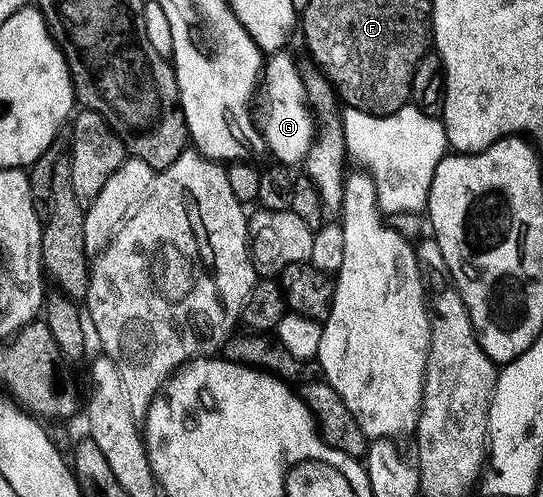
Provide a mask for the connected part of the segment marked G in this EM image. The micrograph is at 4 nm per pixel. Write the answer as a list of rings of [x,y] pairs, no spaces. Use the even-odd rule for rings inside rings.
[[[287,53],[271,54],[265,60],[260,76],[260,102],[256,107],[256,122],[266,143],[266,150],[282,165],[301,164],[316,138],[316,116],[306,102],[303,72]],[[262,99],[262,104],[261,103]]]

